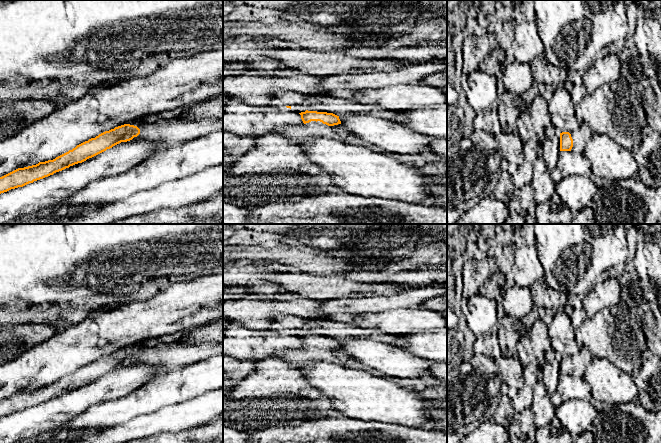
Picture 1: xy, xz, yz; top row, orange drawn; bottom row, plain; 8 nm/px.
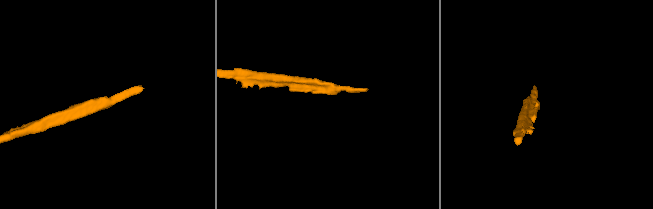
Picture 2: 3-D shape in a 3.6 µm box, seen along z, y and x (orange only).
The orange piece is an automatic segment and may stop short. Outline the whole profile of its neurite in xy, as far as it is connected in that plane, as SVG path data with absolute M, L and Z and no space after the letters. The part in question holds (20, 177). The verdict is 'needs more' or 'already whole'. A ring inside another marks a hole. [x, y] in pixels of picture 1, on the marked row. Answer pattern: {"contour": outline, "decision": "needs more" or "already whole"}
{"contour": "M124 124L77 145L72 150L69 150L53 160L18 168L0 177L0 194L11 189L23 187L29 183L33 183L34 181L69 168L70 166L82 163L121 142L132 140L139 134L140 129L137 126Z", "decision": "already whole"}

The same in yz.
{"contour": "M581 123L577 132L560 133L560 152L571 151L573 153L584 153L586 143L592 137L591 128L586 123Z", "decision": "needs more"}

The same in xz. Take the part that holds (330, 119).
{"contour": "M308 111L299 113L303 121L298 125L279 127L273 132L297 141L306 142L312 138L329 138L355 146L368 146L367 142L356 137L341 124L339 116L333 113Z", "decision": "needs more"}

